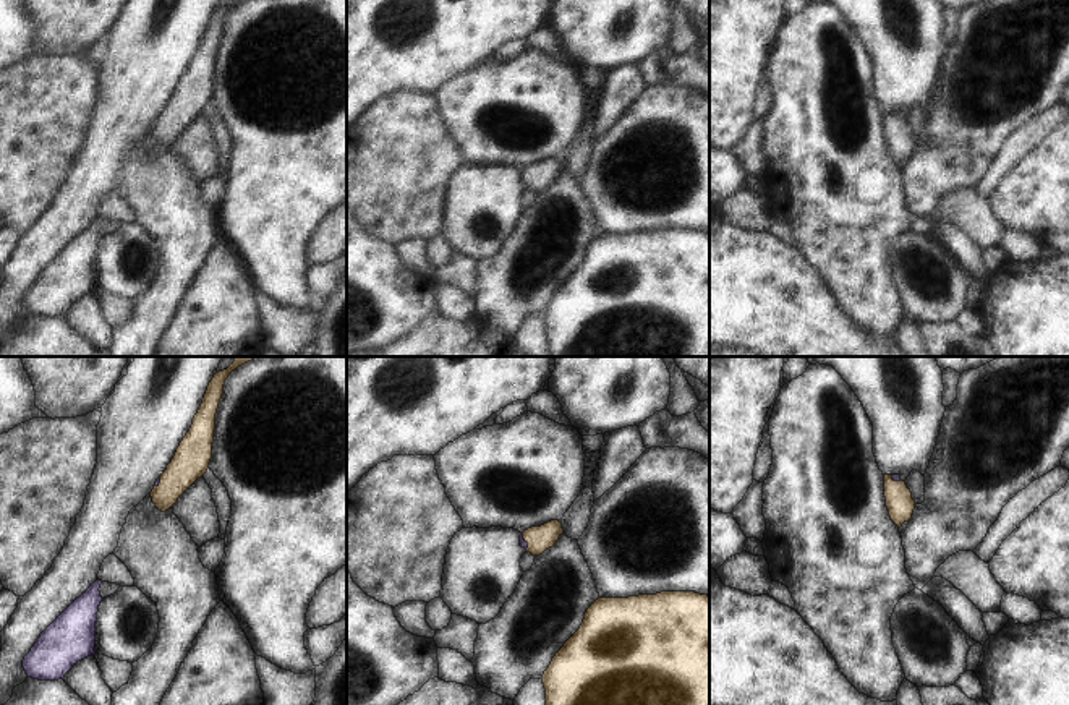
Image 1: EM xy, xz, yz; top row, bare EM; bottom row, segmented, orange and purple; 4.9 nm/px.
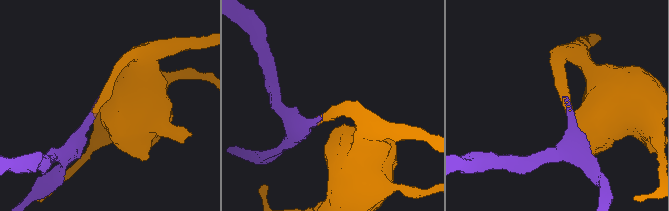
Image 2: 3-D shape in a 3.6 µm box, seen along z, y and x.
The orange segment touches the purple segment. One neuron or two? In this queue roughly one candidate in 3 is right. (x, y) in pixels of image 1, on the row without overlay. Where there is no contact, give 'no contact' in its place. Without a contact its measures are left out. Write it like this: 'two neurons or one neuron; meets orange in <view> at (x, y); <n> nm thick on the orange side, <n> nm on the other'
one neuron; meets orange in xz at (525, 177); 130 nm thick on the orange side, 40 nm on the other

